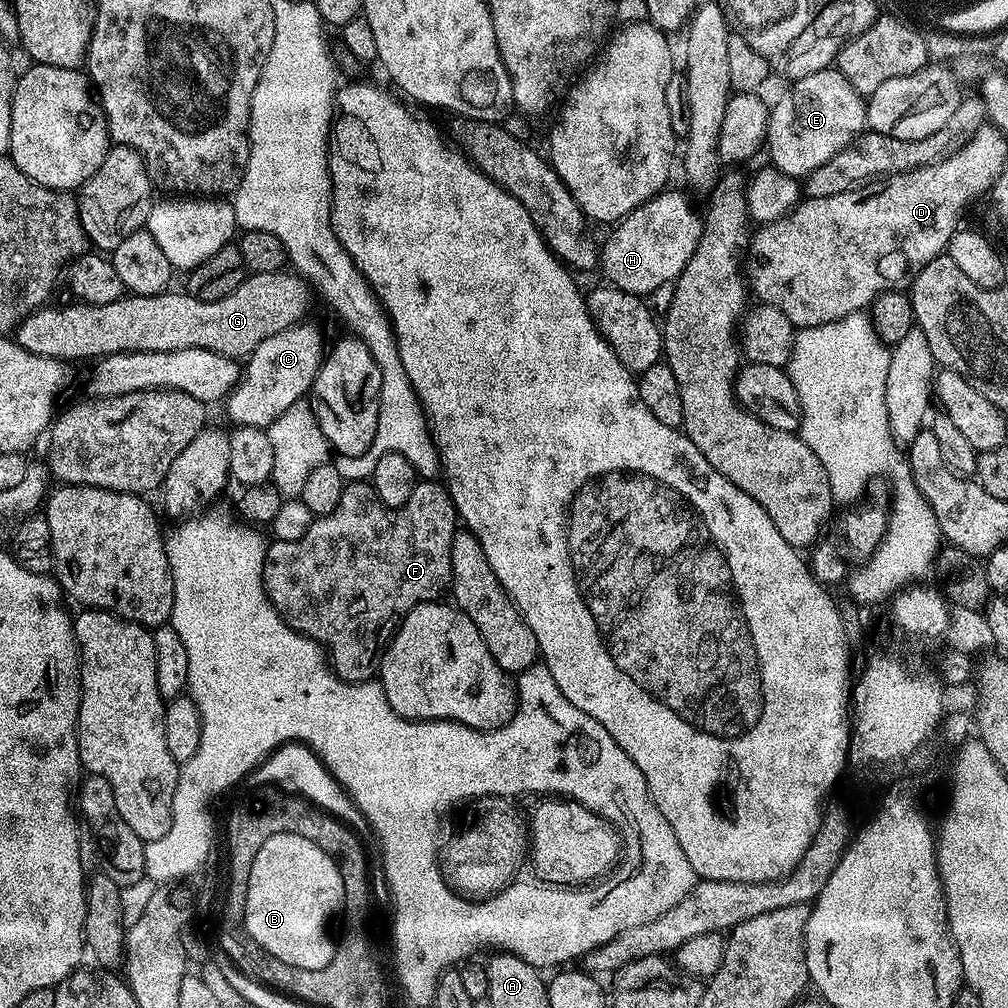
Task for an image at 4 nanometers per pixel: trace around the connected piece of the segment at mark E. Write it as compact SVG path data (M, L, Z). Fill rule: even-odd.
M835 66L791 81L788 93L768 113L766 153L771 167L786 176L806 178L866 128L866 100Z

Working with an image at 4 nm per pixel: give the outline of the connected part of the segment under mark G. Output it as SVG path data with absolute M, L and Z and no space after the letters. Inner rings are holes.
M281 270L245 275L244 281L240 283L238 290L234 290L234 294L226 298L218 298L214 302L202 302L188 295L184 290L172 291L165 290L159 292L157 296L125 294L114 302L106 302L106 306L71 302L72 304L66 305L65 308L52 308L53 306L38 308L16 325L14 339L30 354L65 362L71 360L92 362L97 358L113 356L119 352L173 352L187 348L210 350L214 354L222 354L239 361L241 358L247 358L254 350L258 350L259 344L266 342L266 338L291 328L303 317L300 315L308 308L310 288L299 275Z

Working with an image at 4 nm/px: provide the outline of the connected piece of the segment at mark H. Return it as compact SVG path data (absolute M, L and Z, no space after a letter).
M667 188L638 206L609 232L612 233L608 241L603 241L600 250L600 264L608 275L607 283L624 292L648 298L659 288L669 287L682 274L698 250L704 221L701 213L692 209L691 202L680 191Z

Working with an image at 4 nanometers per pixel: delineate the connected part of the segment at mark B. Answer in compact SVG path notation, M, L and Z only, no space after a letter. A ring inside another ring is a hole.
M274 834L262 843L251 867L244 912L247 939L290 966L322 970L332 961L334 951L334 940L328 937L328 915L344 903L342 874L322 846L314 846L314 842L302 838L302 834Z

